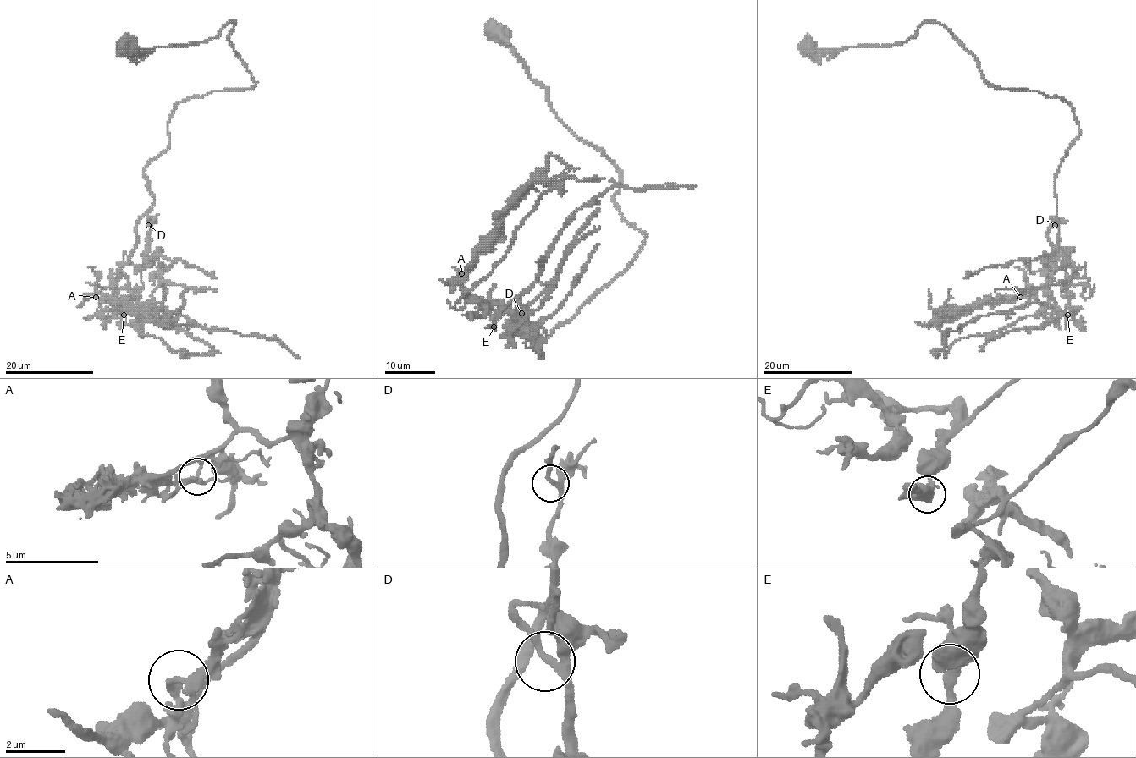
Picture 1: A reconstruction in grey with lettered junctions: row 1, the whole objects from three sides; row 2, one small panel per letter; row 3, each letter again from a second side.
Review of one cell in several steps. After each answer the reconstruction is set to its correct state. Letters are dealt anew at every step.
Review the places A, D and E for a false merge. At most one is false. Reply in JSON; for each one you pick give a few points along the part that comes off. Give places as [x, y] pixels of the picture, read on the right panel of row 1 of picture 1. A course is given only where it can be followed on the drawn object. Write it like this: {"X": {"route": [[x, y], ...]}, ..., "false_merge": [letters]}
{"A": {"route": [[1021, 298], [997, 299], [964, 306], [944, 320], [941, 318], [945, 314], [942, 313], [948, 291]]}, "false_merge": ["A"]}

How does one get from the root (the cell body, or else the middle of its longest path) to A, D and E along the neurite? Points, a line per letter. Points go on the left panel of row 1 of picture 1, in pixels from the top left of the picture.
A: (128, 48), (204, 43), (233, 20), (255, 85), (176, 105), (142, 172), (153, 205), (127, 284), (95, 298)
D: (128, 48), (233, 20), (255, 81), (176, 105), (142, 172), (144, 267), (148, 225)
E: (128, 48), (204, 43), (233, 20), (255, 85), (176, 105), (142, 172), (153, 205), (119, 267), (124, 315)

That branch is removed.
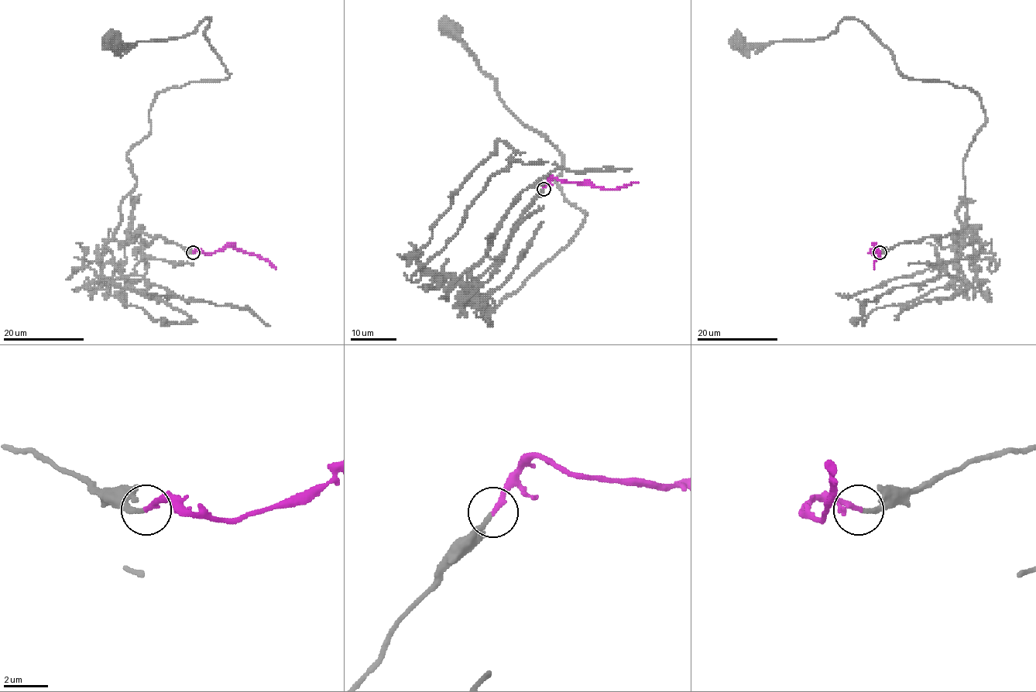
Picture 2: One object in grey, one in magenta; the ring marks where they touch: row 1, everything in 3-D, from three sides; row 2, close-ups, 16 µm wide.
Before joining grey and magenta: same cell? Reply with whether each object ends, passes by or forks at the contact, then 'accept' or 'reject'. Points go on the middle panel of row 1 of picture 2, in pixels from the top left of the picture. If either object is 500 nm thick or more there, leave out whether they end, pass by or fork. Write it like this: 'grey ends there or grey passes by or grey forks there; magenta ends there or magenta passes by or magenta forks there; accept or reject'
grey ends there; magenta ends there; accept

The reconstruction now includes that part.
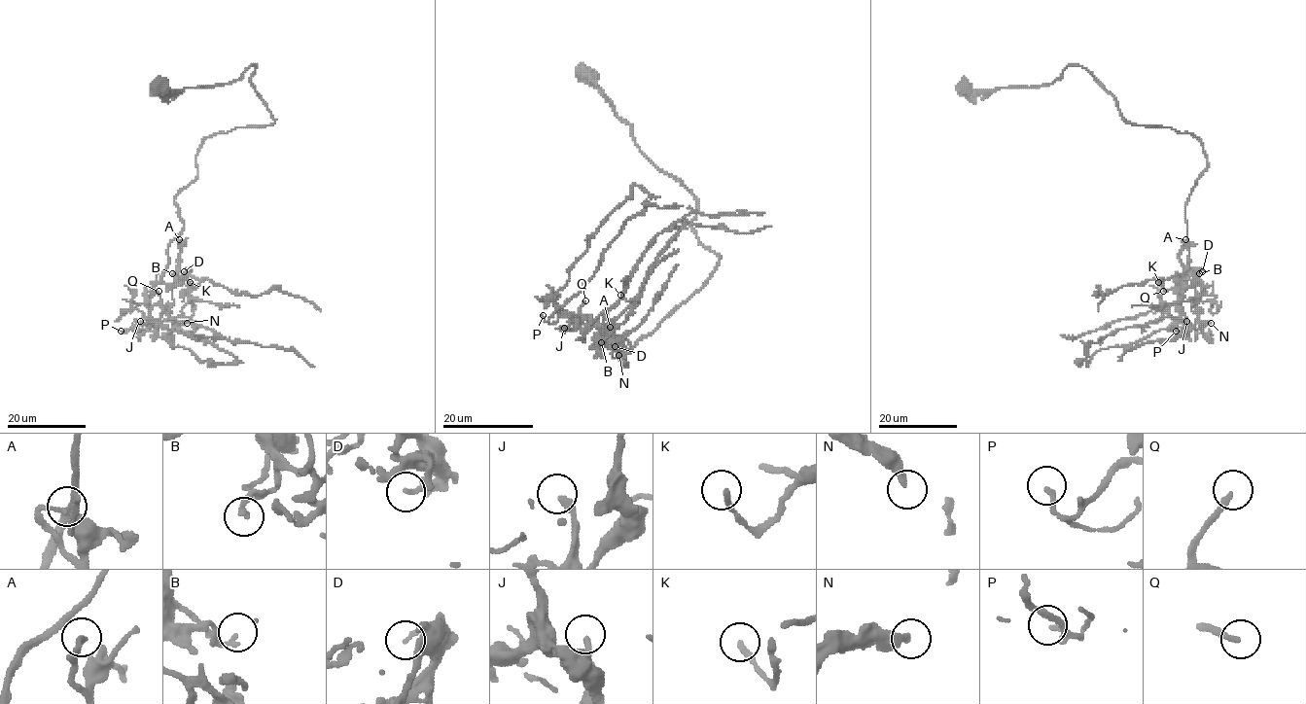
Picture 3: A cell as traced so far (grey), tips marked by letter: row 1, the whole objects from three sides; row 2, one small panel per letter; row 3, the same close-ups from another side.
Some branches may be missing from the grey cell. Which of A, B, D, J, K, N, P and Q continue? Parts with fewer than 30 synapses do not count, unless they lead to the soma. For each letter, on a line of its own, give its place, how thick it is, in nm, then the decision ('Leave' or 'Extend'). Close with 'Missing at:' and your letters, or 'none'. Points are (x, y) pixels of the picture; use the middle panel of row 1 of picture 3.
A: Place: (610, 327). Thickness 90 nm. Leave
B: Place: (601, 342). Thickness 200 nm. Leave
D: Place: (615, 346). Thickness 180 nm. Leave
J: Place: (564, 328). Thickness 200 nm. Leave
K: Place: (620, 295). Thickness 220 nm. Leave
N: Place: (618, 355). Thickness 240 nm. Leave
P: Place: (543, 315). Thickness 170 nm. Leave
Q: Place: (585, 300). Thickness 200 nm. Extend
Missing at: Q

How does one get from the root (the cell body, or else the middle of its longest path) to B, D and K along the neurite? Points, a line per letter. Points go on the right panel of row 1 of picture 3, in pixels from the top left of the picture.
B: (963, 89), (1076, 64), (1127, 122), (1195, 136), (1208, 166), (1179, 278), (1199, 273)
D: (963, 89), (1043, 87), (1076, 64), (1127, 122), (1195, 136), (1208, 166), (1180, 263), (1185, 285), (1202, 271)
K: (963, 89), (1043, 87), (1076, 64), (1127, 122), (1195, 136), (1208, 166), (1180, 253), (1191, 284), (1158, 282)

